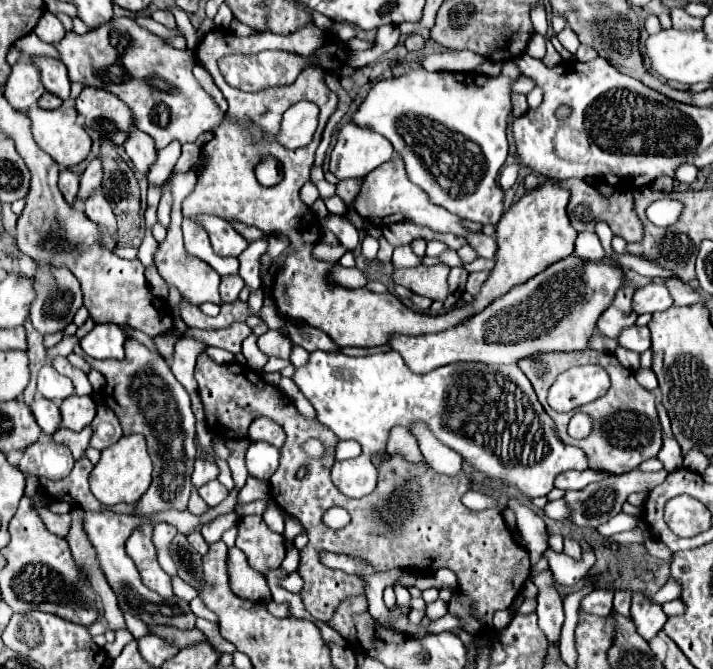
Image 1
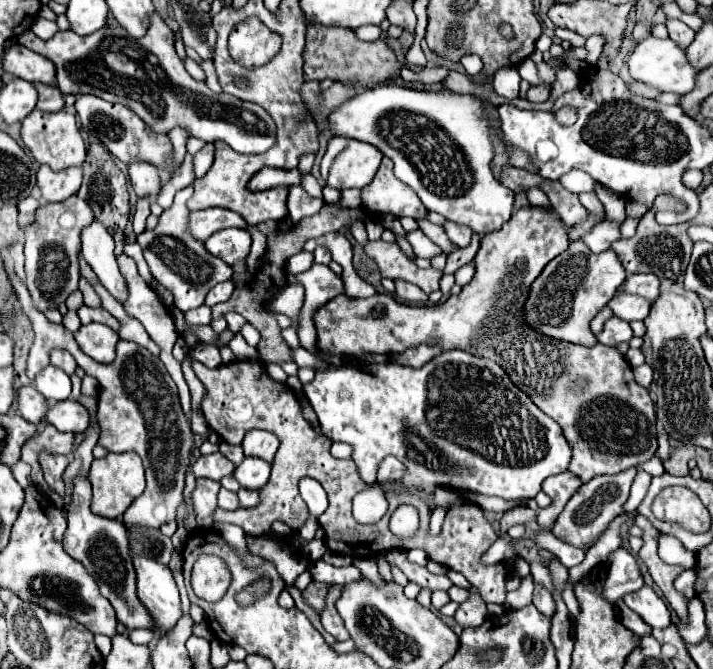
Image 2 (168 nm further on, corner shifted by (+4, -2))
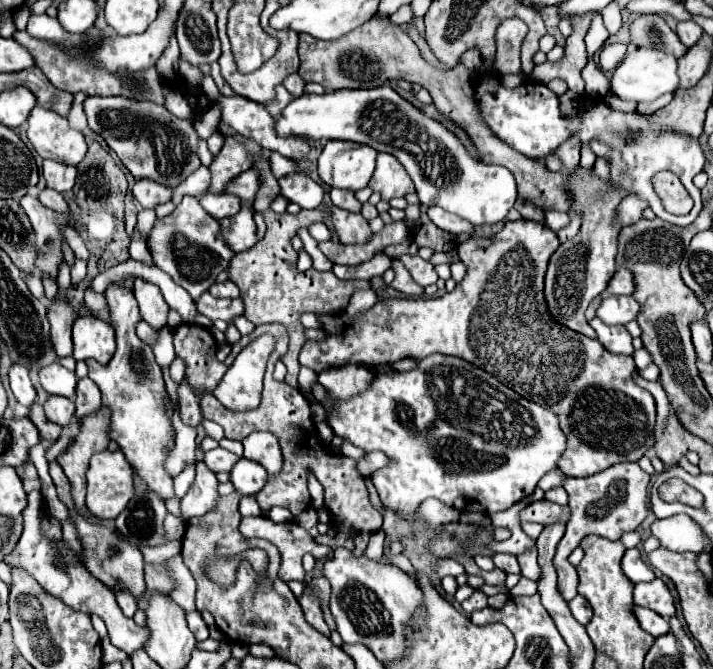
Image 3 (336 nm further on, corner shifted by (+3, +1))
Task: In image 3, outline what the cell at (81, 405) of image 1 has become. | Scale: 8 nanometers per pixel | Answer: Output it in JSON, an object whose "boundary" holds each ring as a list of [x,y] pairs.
{"boundary":[[[51,395],[47,401],[45,401],[45,415],[49,421],[61,425],[61,427],[67,427],[75,415],[75,403],[67,397],[55,397]]]}

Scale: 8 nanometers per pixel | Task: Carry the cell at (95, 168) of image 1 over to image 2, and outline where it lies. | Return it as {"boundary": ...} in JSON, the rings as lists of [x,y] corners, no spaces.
{"boundary":[[[78,194],[64,202],[44,204],[36,210],[34,220],[24,228],[26,232],[26,286],[30,290],[34,308],[46,312],[48,306],[60,306],[66,298],[78,290],[78,254],[80,254],[80,232],[94,220],[90,204]]]}

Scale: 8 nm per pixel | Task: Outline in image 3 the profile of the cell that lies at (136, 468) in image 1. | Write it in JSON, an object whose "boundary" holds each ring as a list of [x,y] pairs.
{"boundary":[[[101,451],[91,457],[89,469],[87,469],[87,509],[97,519],[115,519],[123,507],[127,507],[129,499],[133,495],[133,467],[127,463],[125,455],[121,451]]]}

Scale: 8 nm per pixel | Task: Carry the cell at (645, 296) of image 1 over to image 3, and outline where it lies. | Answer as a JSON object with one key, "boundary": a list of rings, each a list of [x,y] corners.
{"boundary":[[[609,295],[601,301],[597,317],[607,325],[627,325],[639,313],[639,303],[631,295]]]}

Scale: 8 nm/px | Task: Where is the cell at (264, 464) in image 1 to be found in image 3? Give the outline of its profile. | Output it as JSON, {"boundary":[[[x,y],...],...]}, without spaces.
{"boundary":[[[241,457],[231,469],[231,483],[241,497],[257,495],[263,489],[265,481],[267,481],[267,471],[263,471],[263,467],[251,463],[245,457]]]}

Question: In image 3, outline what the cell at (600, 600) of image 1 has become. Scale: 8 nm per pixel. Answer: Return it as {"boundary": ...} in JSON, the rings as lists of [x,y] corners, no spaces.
{"boundary":[[[627,549],[627,551],[625,551],[625,555],[623,555],[623,573],[625,573],[633,583],[653,581],[653,579],[655,579],[651,567],[643,561],[639,549]]]}

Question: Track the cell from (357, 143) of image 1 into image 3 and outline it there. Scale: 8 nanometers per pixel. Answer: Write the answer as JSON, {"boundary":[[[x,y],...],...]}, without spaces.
{"boundary":[[[327,141],[319,157],[319,177],[329,187],[359,191],[375,171],[377,151],[361,143]]]}

